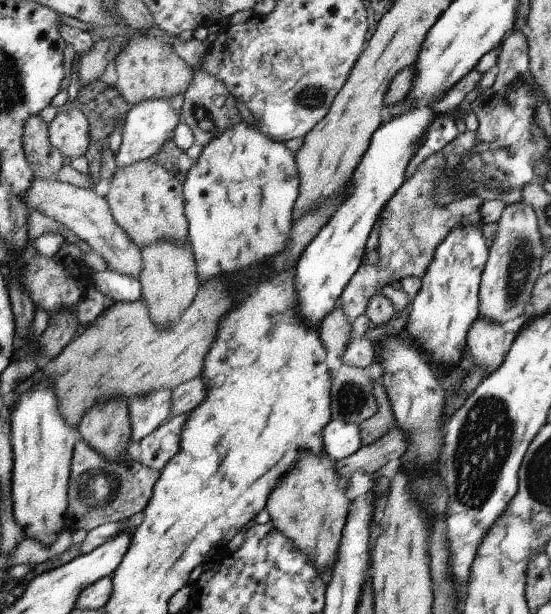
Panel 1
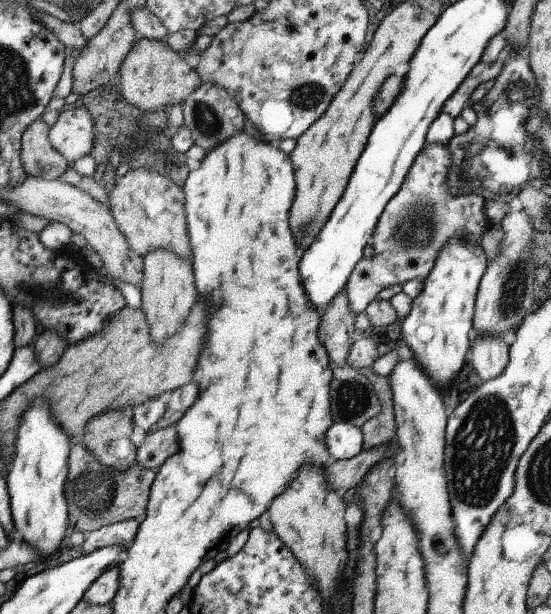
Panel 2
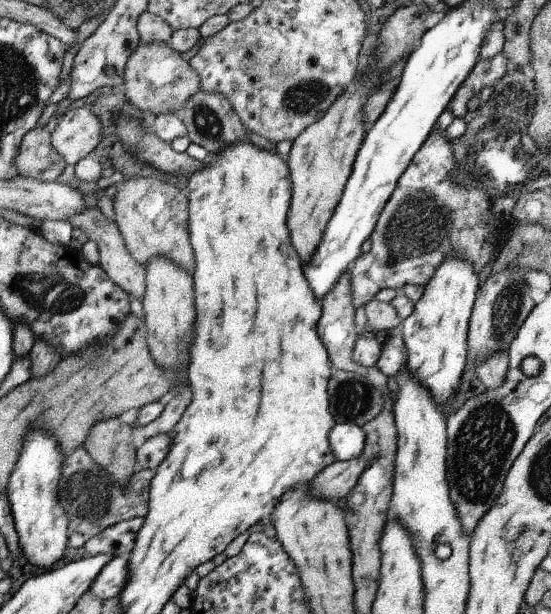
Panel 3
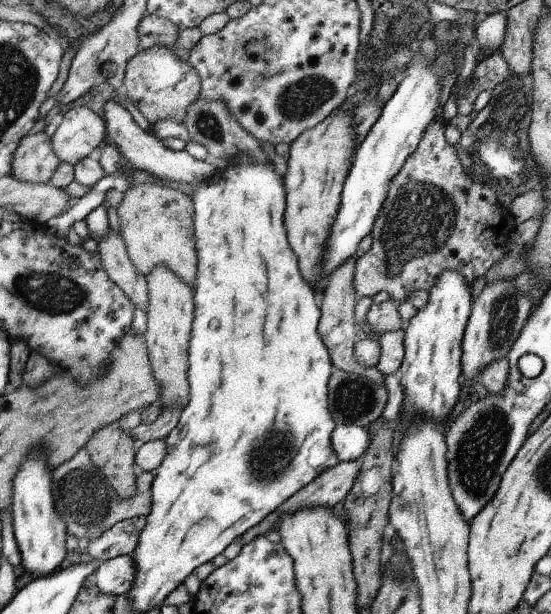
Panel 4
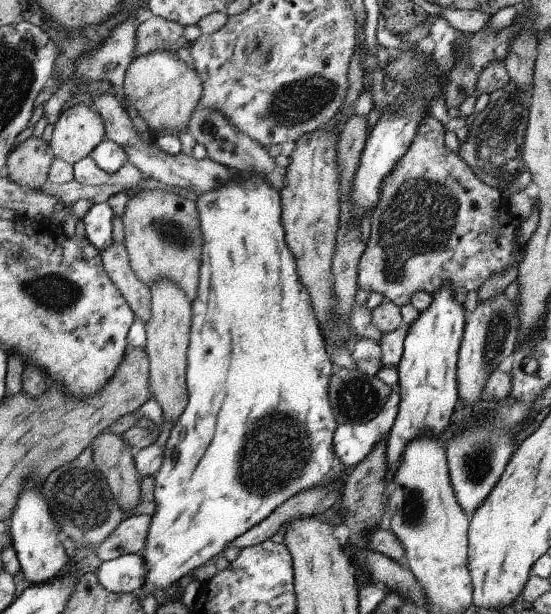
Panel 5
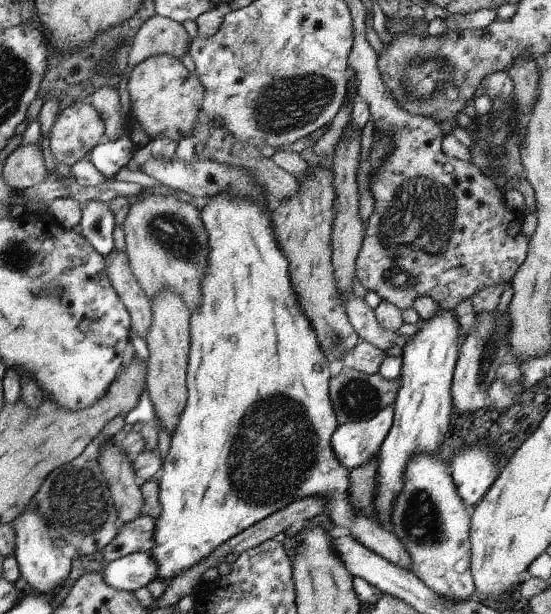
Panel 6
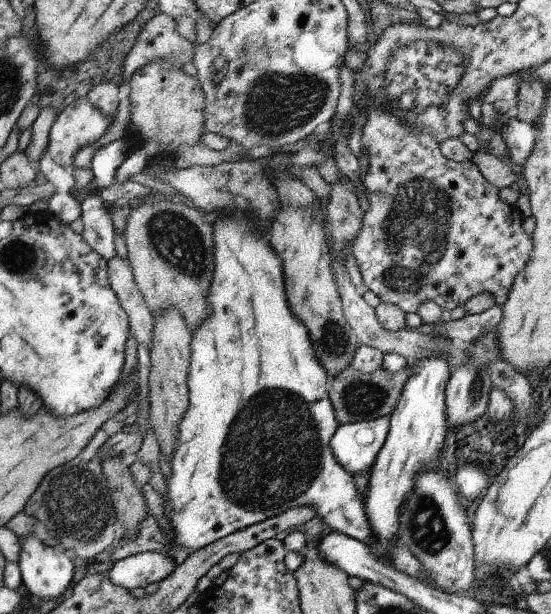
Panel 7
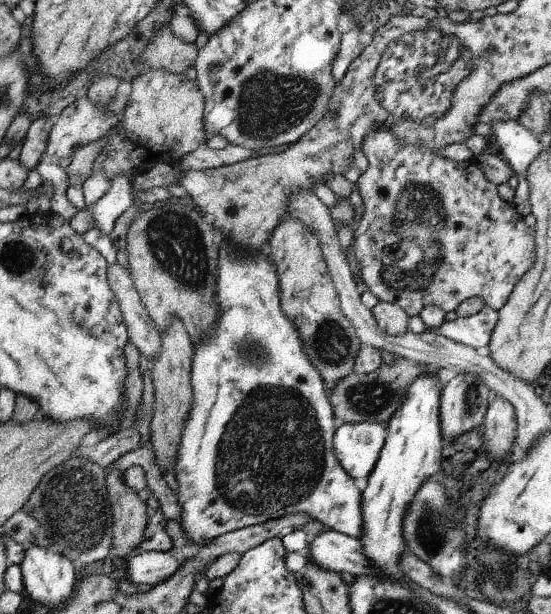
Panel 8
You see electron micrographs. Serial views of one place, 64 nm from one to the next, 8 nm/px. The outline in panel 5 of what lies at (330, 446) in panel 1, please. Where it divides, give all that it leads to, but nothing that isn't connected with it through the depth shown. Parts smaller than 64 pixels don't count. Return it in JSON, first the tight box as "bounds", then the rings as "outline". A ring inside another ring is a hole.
{"bounds":[333,367,400,468],"outline":[[[383,367],[376,375],[386,385],[392,388],[393,392],[389,400],[384,404],[382,411],[374,418],[374,421],[367,424],[338,425],[333,435],[333,448],[335,456],[342,462],[344,468],[356,467],[371,452],[371,449],[380,441],[387,438],[393,423],[396,421],[399,410],[400,396],[398,394],[399,373],[396,367]]]}

